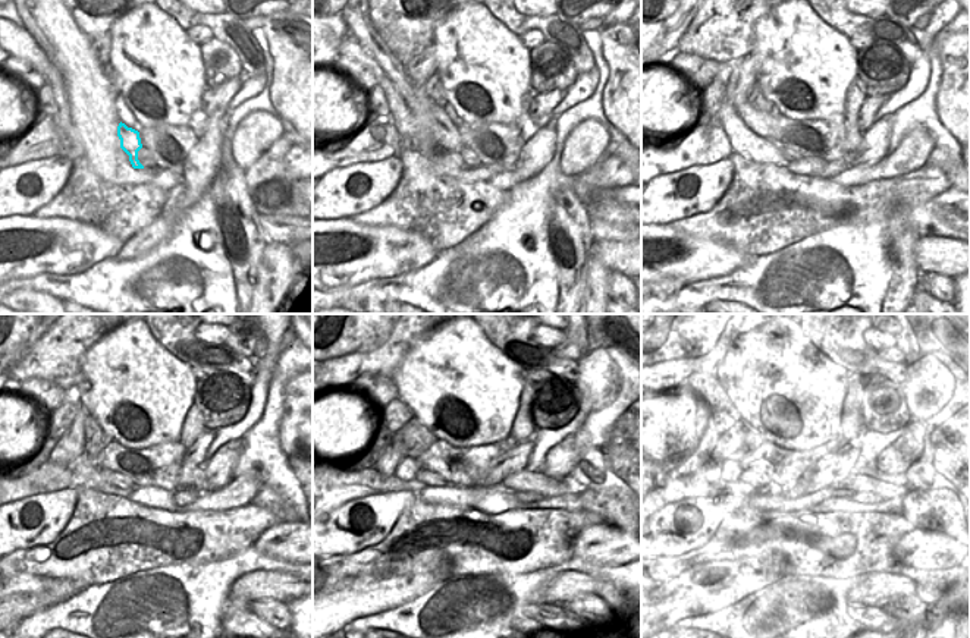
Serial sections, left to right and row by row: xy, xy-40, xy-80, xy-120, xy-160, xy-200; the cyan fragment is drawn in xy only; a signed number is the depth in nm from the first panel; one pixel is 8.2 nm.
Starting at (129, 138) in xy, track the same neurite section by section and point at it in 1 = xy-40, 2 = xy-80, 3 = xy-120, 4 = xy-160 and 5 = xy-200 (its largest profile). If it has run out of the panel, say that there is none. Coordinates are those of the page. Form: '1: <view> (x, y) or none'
1: xy-40 (445, 134)
2: xy-80 (757, 113)
3: xy-120 (96, 439)
4: xy-160 (413, 439)
5: xy-200 (741, 439)

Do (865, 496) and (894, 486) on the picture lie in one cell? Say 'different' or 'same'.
different

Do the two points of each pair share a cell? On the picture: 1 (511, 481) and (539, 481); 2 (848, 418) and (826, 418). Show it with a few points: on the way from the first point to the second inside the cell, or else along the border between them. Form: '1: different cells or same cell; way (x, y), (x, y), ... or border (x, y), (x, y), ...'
1: same cell; way (518, 481), (531, 481)
2: different cells; border (850, 384), (841, 427)

